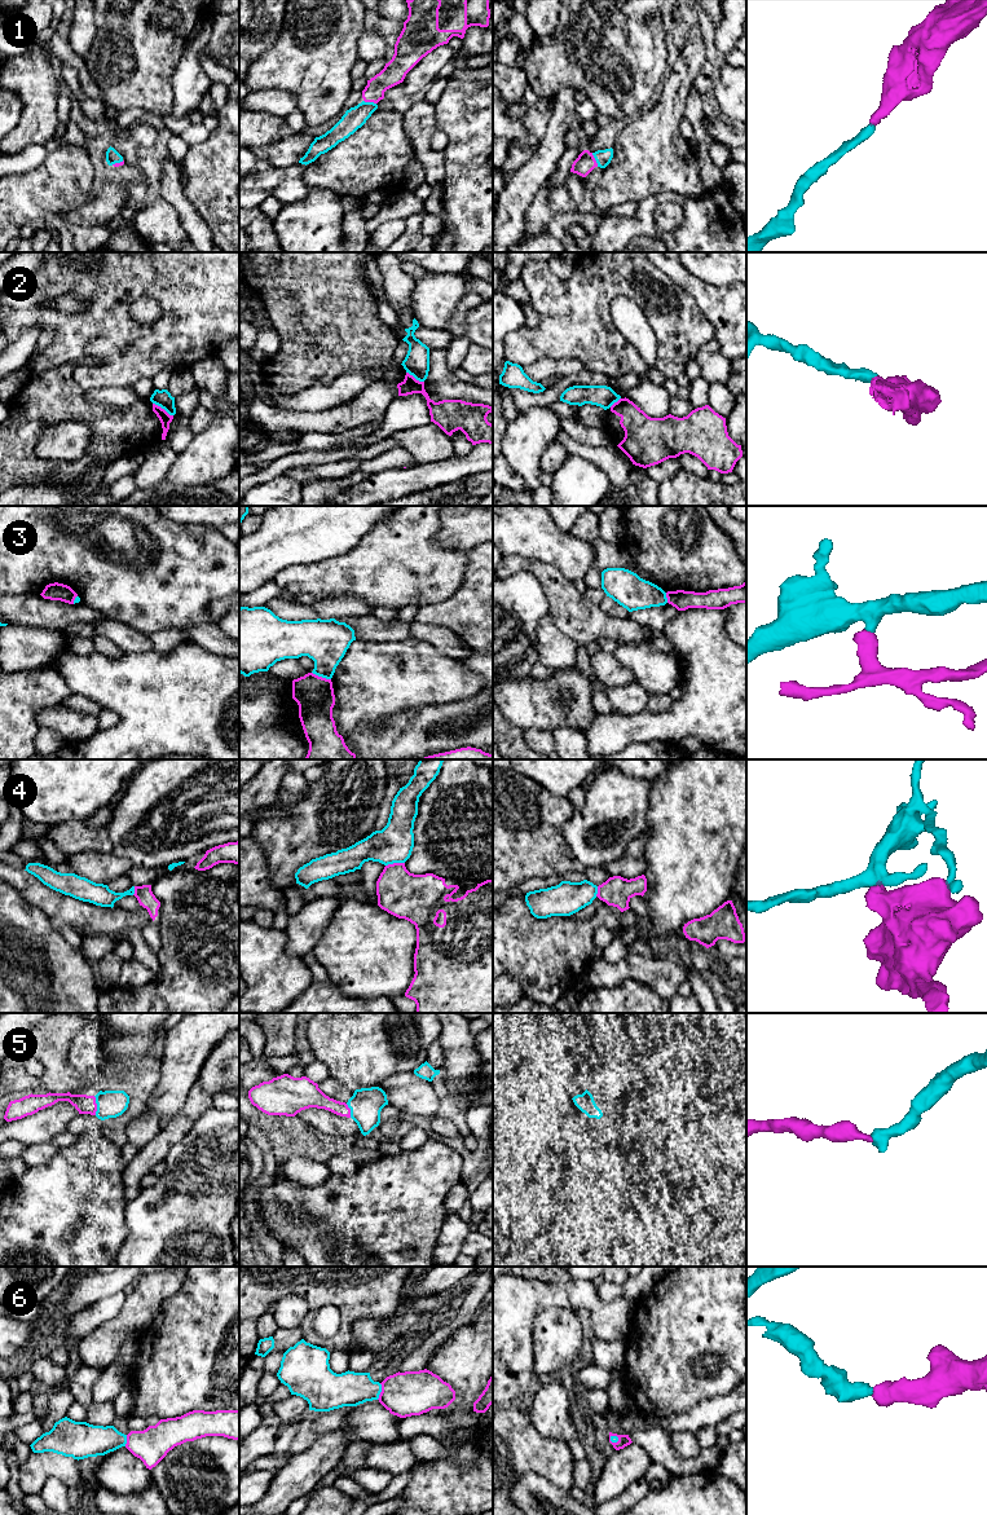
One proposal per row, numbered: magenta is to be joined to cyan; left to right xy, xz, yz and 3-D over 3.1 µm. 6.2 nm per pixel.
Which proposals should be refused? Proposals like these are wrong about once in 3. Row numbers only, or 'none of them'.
2, 3, 4

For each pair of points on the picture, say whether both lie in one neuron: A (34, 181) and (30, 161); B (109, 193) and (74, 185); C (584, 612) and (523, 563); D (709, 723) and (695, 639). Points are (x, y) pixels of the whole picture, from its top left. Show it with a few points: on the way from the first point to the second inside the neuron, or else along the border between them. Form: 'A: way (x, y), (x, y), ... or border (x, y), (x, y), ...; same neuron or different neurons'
A: border (48, 153), (38, 166), (25, 172), (13, 174); different neurons
B: border (91, 196), (79, 207), (66, 214); different neurons
C: way (568, 598), (538, 569); same neuron
D: way (708, 703), (708, 660); same neuron

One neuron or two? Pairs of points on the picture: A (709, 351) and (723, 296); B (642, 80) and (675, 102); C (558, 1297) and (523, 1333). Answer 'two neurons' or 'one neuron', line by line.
A: two neurons
B: two neurons
C: one neuron

